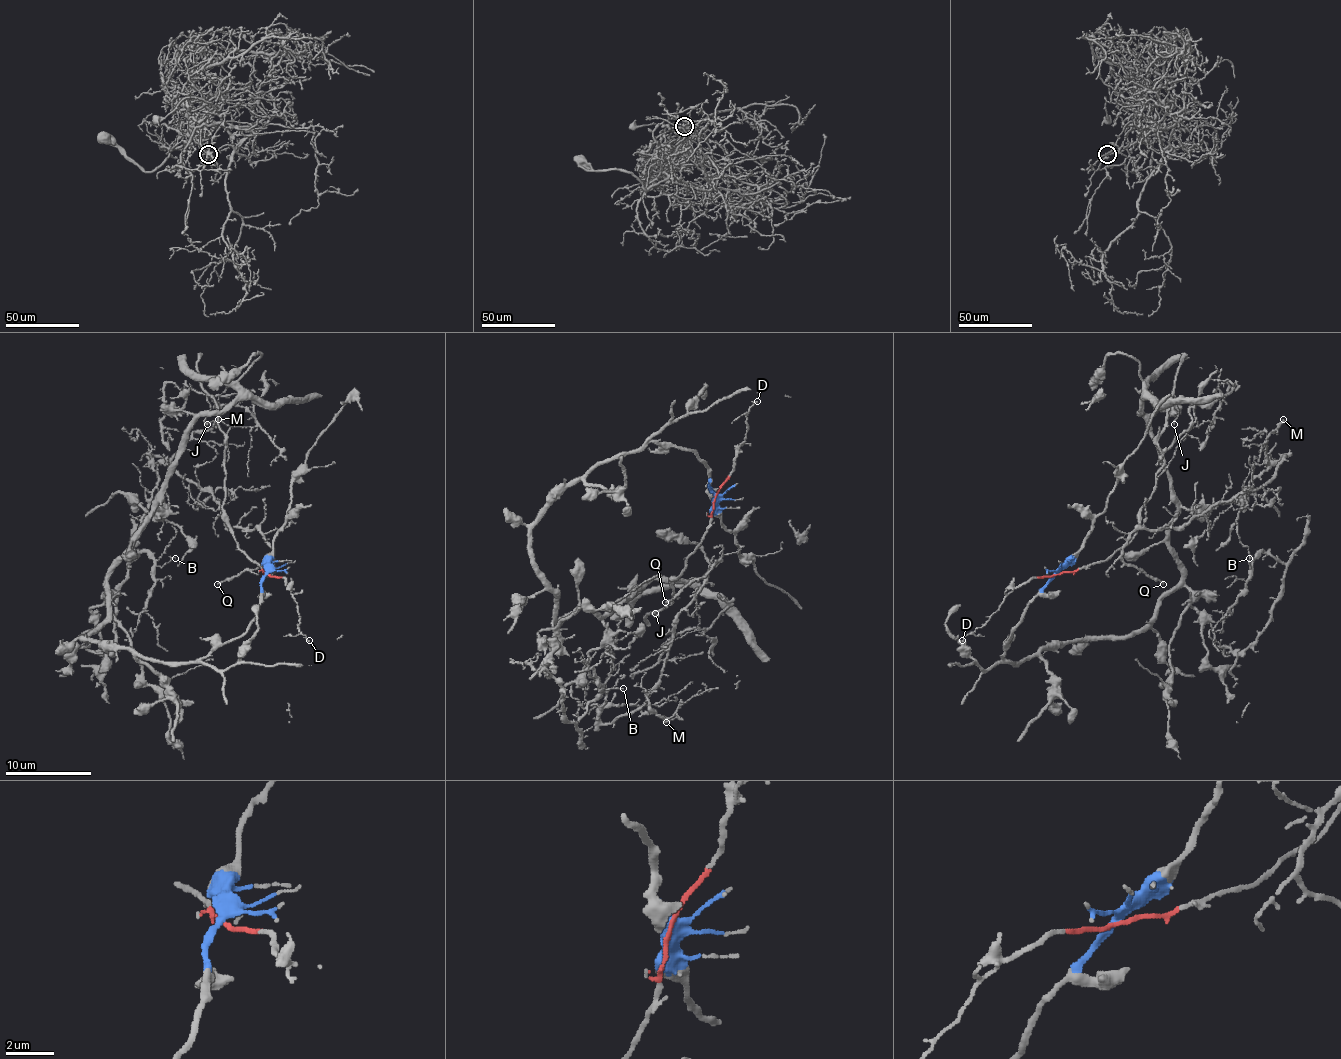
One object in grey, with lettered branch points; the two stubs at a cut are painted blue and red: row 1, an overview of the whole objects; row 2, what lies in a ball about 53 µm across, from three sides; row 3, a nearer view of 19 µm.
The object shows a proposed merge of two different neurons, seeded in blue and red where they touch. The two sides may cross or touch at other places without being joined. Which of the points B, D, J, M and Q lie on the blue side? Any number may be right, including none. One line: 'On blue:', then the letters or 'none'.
On blue: B, M, Q

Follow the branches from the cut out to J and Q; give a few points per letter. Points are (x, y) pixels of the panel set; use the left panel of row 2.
J: (266, 574), (234, 539), (223, 505), (225, 436), (219, 427), (217, 403), (208, 395), (204, 421), (208, 425)
Q: (266, 574), (266, 557), (286, 513), (292, 522), (273, 529), (264, 537), (273, 550), (271, 559), (217, 585)

